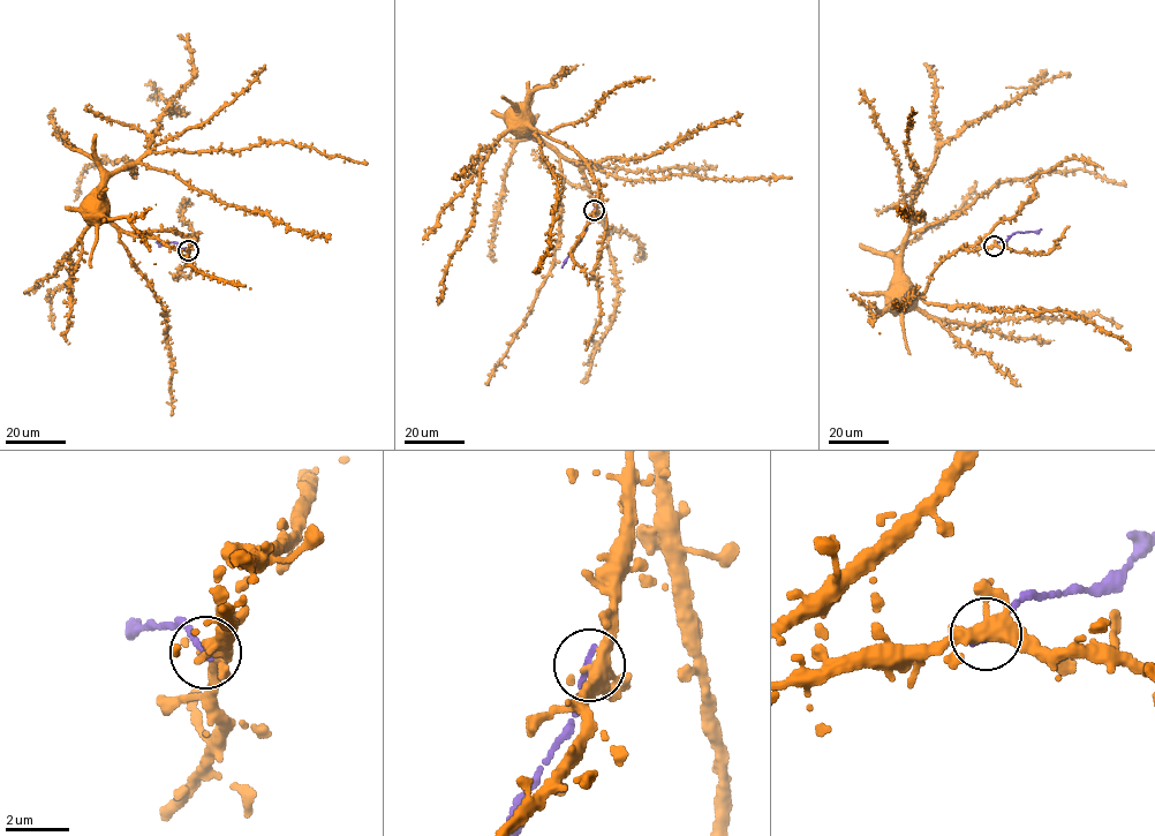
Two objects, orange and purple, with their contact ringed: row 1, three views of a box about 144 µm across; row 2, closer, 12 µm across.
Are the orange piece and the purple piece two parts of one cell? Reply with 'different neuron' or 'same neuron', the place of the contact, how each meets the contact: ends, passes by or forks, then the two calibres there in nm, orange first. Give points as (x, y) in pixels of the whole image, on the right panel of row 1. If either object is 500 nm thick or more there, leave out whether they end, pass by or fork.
same neuron; at (994, 246); orange forks there; purple ends there; 280 nm thick on the orange side, 260 nm on the other

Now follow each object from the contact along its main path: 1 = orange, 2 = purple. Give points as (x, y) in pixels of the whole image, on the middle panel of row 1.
1: (594, 210), (599, 182), (589, 165), (530, 127), (581, 168), (612, 261), (614, 316), (581, 381)
2: (594, 210), (581, 239), (561, 268)

